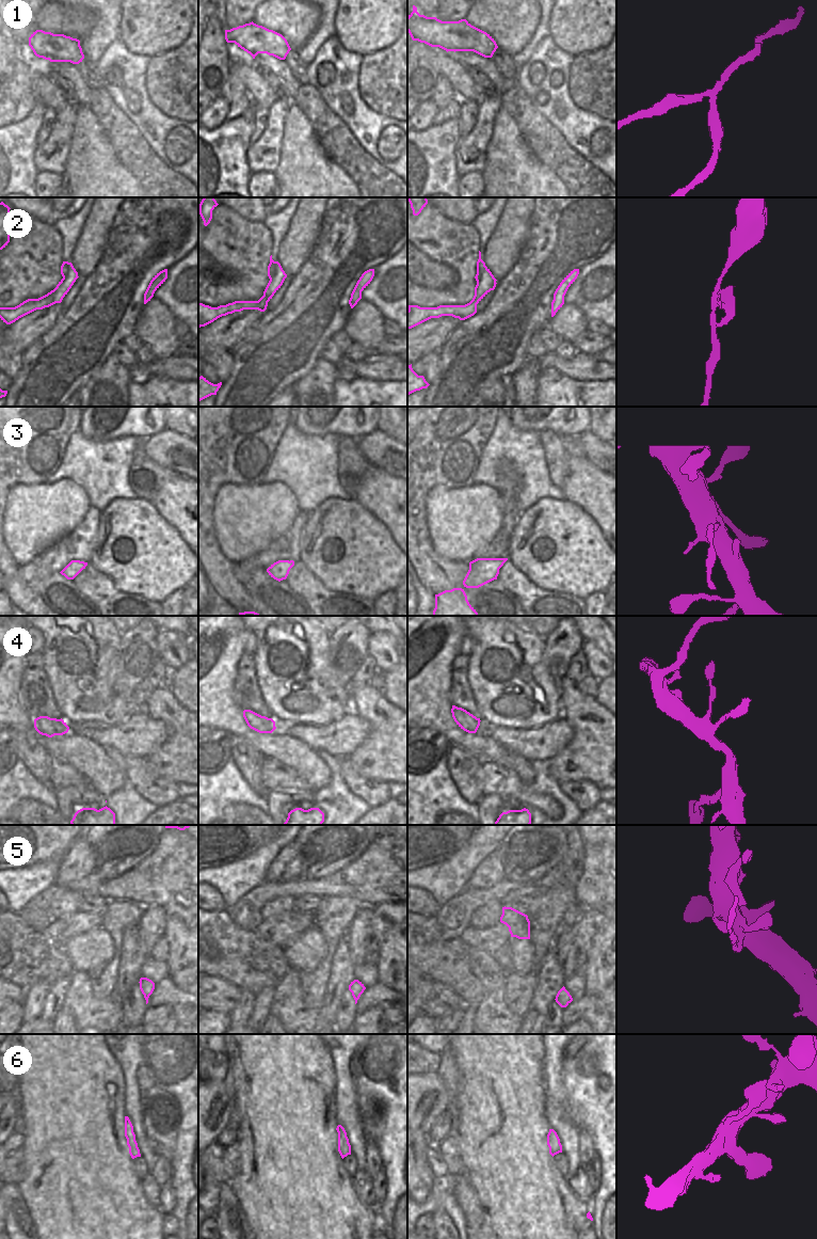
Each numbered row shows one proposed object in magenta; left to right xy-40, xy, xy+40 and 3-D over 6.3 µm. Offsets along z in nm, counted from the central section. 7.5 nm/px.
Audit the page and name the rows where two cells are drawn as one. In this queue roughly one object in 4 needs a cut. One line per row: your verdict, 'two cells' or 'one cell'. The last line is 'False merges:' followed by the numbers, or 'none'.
1: one cell
2: one cell
3: two cells
4: one cell
5: two cells
6: one cell
False merges: 3, 5

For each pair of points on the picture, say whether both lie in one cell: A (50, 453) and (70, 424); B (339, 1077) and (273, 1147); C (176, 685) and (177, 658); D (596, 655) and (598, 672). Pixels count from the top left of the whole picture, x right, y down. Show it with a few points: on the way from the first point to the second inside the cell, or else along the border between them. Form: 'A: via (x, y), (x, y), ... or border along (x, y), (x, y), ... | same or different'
A: via (50, 445), (63, 431) | same
B: border along (331, 1058), (336, 1107) | different
C: border along (187, 662), (175, 669) | different
D: via (596, 660), (598, 668) | same

